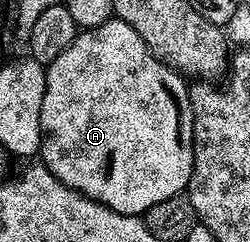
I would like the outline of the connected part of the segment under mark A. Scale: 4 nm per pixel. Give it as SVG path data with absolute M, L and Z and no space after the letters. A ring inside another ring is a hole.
M111 19L100 23L100 27L81 30L78 38L68 47L68 51L56 55L56 59L52 59L52 63L46 66L44 103L40 103L40 131L42 132L41 164L45 165L48 171L52 171L57 181L120 215L129 217L145 215L149 209L156 207L156 203L164 203L164 199L172 199L187 192L190 176L194 170L194 120L190 110L187 78L165 65L157 54L147 47L144 39L140 39L140 35L136 35L136 31L128 27L128 23Z

